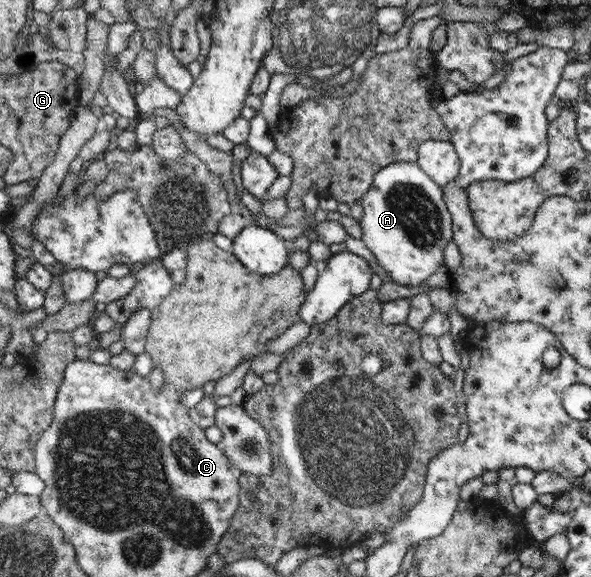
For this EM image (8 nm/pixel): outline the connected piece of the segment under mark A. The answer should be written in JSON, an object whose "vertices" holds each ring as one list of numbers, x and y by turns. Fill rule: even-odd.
{"vertices":[[416,162,390,163,378,170,361,202,364,211,360,222,363,233,361,240,377,259,378,265,390,274,391,281,418,286,445,263,445,250,452,239,451,213,448,213,449,209,446,209,446,203,442,201,440,184,426,175,425,170]]}

